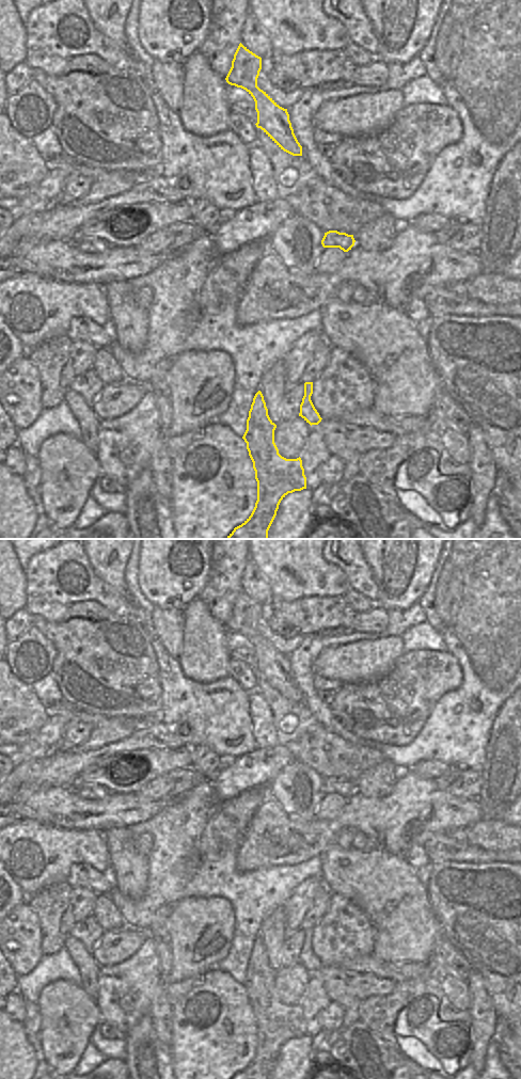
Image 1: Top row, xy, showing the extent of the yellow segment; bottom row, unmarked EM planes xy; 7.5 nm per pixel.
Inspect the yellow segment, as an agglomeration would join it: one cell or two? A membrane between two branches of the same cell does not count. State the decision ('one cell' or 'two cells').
two cells

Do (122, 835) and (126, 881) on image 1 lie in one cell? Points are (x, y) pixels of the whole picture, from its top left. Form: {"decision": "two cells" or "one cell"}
{"decision": "one cell"}

